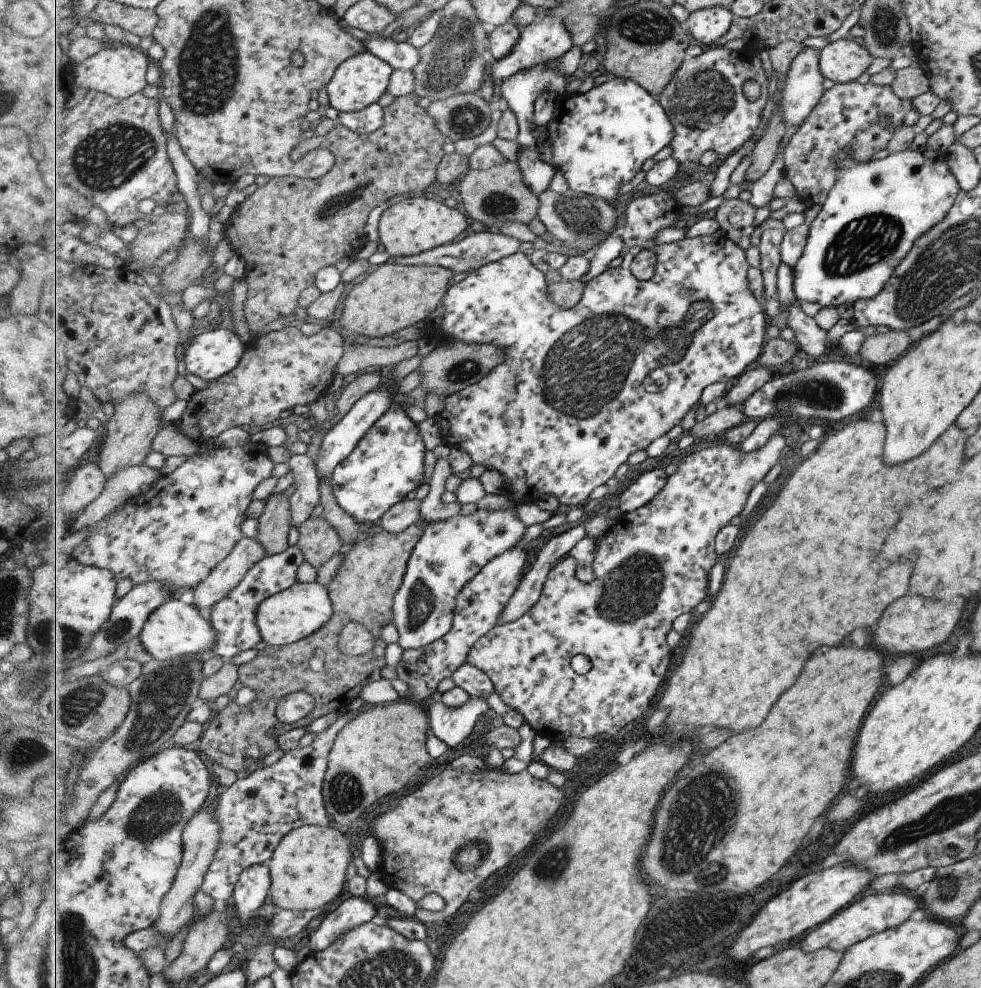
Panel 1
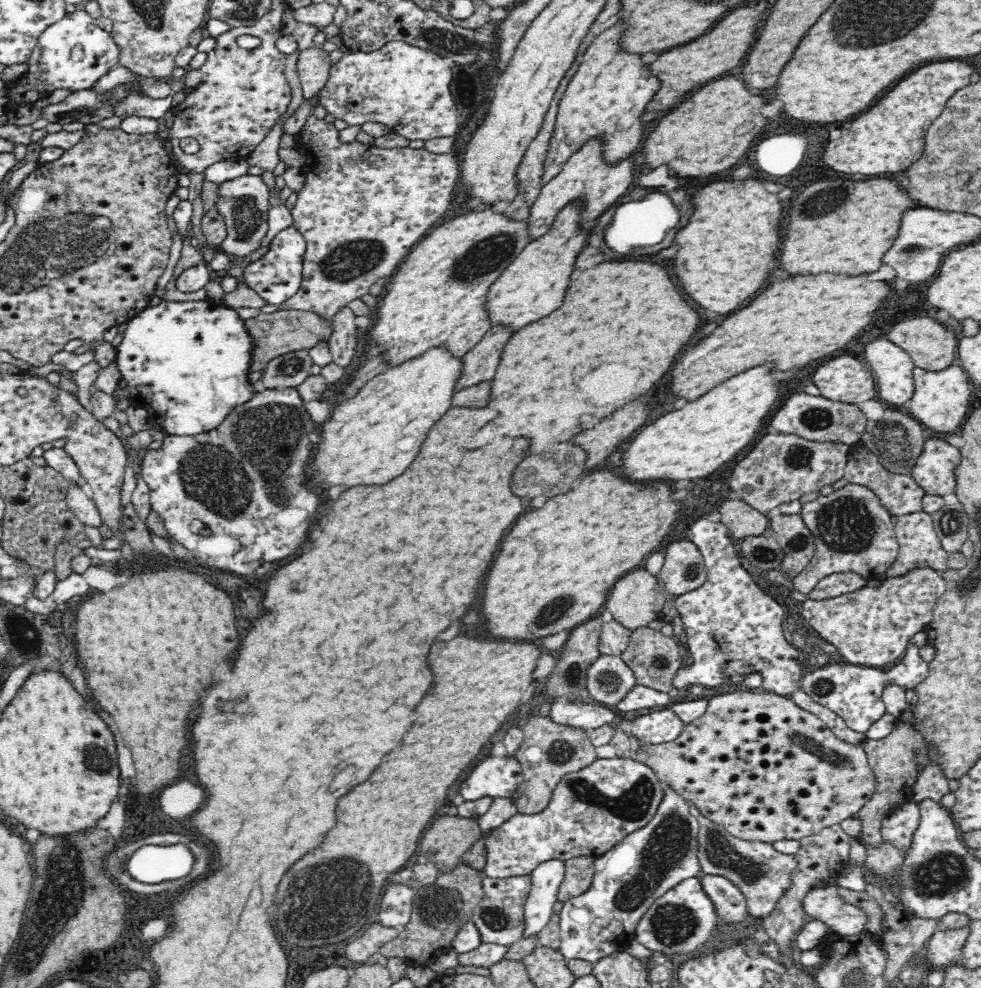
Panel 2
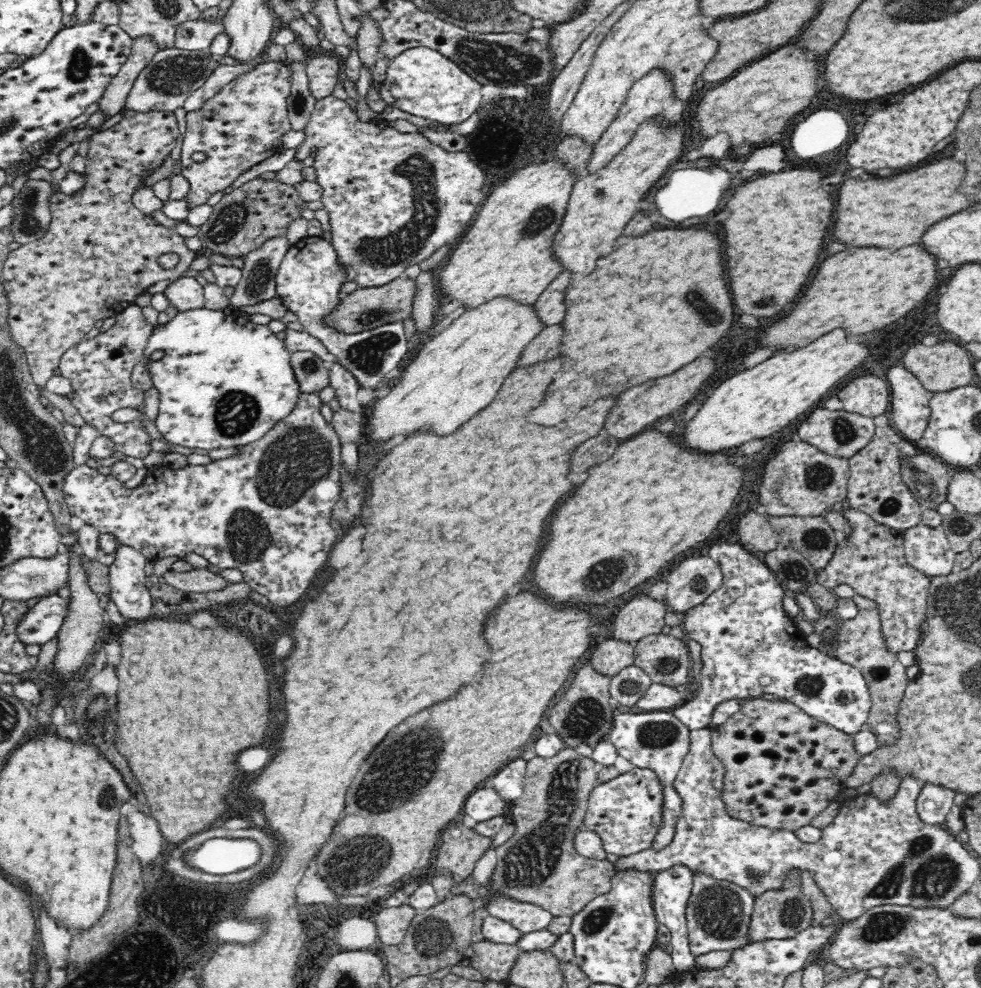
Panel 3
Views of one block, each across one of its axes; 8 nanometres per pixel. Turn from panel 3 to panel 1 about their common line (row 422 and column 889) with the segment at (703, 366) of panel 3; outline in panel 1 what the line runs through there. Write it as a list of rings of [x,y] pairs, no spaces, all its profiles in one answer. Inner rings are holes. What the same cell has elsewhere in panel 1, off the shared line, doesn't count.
[[[921,594],[897,598],[883,610],[881,618],[877,620],[877,630],[873,630],[873,642],[879,650],[886,650],[896,656],[925,652],[927,648],[945,642],[949,632],[955,628],[963,608],[965,608],[965,598],[959,596],[953,596],[951,600],[921,598]]]

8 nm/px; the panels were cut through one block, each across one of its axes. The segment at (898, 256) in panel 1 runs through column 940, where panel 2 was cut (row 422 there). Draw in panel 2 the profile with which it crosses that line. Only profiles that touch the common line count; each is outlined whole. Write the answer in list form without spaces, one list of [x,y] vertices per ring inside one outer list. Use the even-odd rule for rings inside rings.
[[[209,297],[200,302],[162,301],[154,308],[144,308],[126,322],[122,343],[116,346],[115,363],[132,396],[132,407],[148,413],[152,428],[168,435],[192,436],[216,428],[230,410],[248,403],[256,394],[254,385],[248,383],[252,339],[244,322],[234,309]]]

